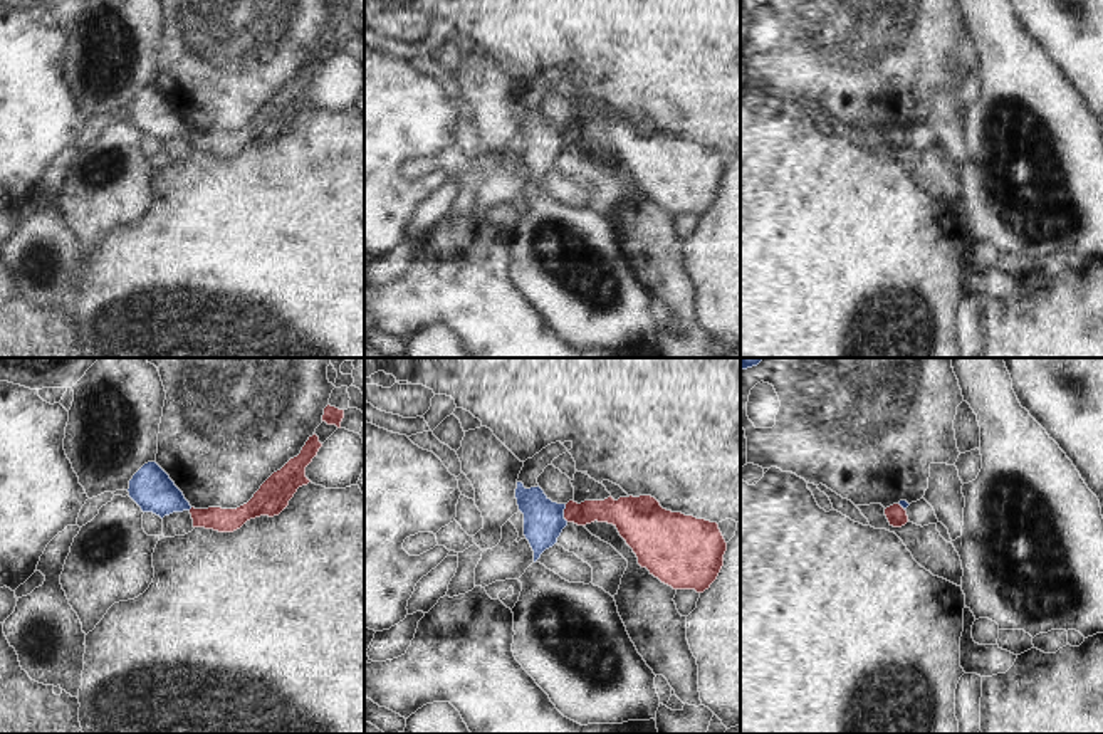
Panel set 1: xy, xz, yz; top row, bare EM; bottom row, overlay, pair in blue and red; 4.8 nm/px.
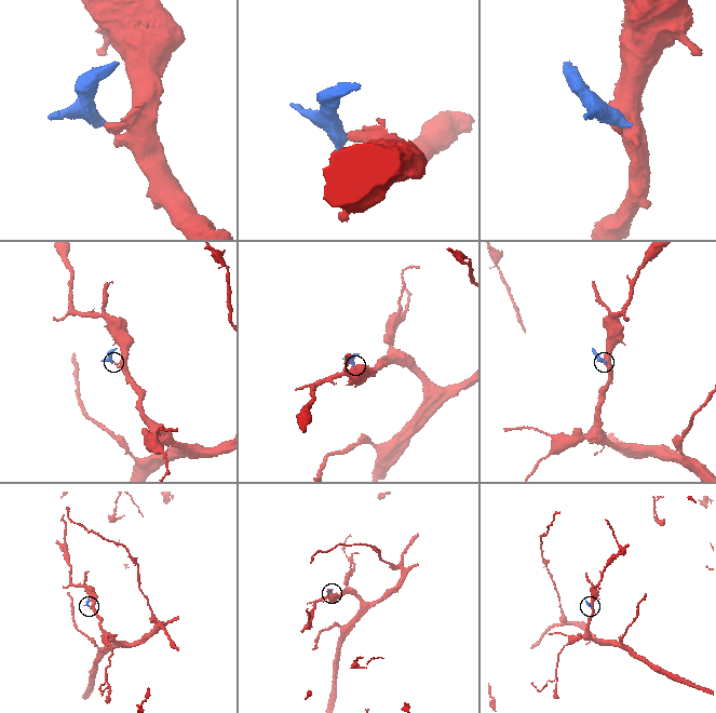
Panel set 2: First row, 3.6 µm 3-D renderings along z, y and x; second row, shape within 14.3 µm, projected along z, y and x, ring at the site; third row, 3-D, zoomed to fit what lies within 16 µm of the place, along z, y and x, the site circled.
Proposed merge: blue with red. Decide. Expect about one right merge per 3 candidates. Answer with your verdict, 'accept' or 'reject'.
reject

